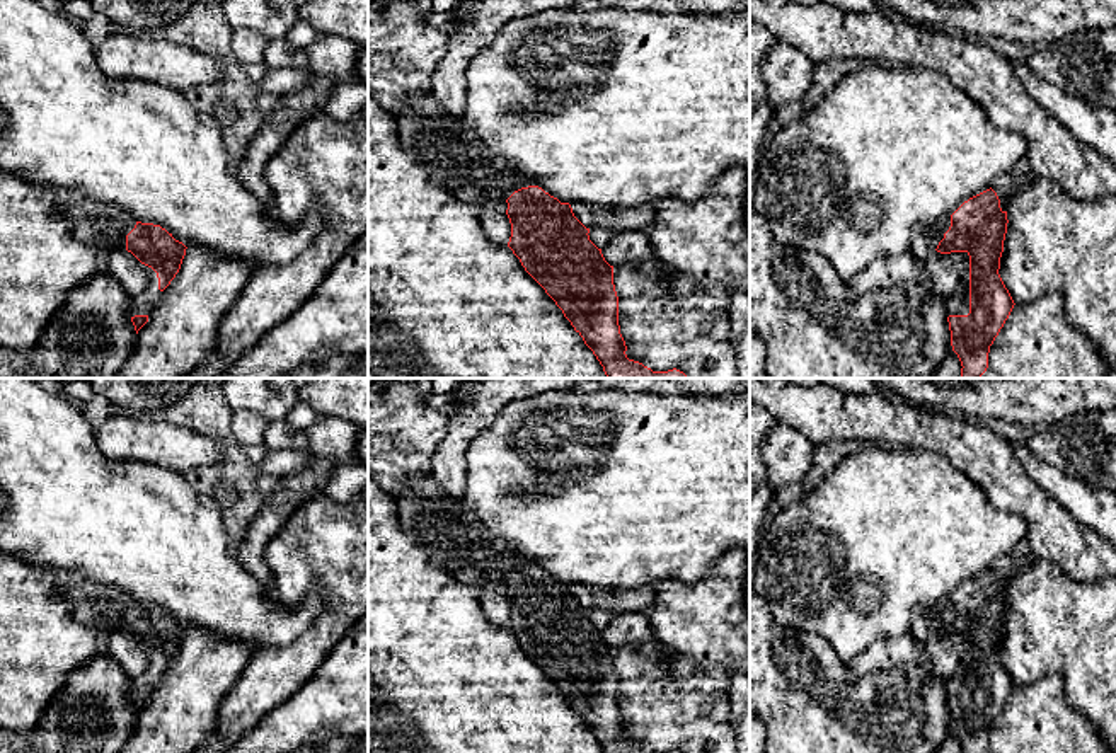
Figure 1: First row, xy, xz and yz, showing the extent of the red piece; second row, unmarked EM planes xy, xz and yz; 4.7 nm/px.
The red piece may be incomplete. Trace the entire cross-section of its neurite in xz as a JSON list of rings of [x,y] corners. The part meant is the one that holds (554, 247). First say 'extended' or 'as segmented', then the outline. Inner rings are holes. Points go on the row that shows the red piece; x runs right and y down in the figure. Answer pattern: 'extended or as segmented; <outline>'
extended; [[[416,90],[407,97],[406,107],[392,114],[400,145],[424,164],[433,182],[450,189],[460,201],[480,210],[498,206],[508,215],[511,223],[508,247],[562,310],[603,366],[607,378],[687,378],[676,368],[653,371],[627,358],[627,346],[618,325],[613,266],[605,261],[601,249],[590,240],[590,228],[574,216],[569,203],[561,203],[542,187],[523,181],[508,158],[494,153],[472,129],[453,119],[431,92]]]

